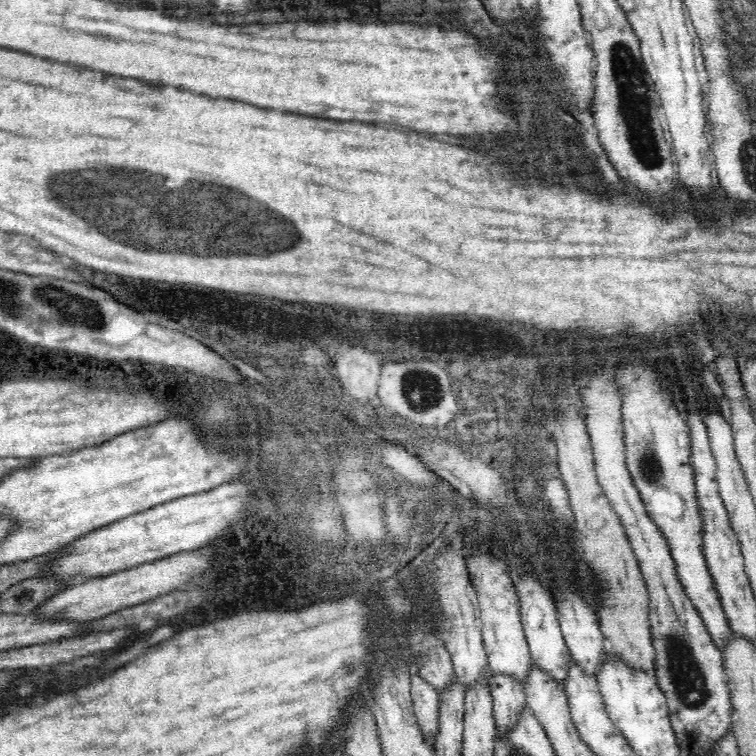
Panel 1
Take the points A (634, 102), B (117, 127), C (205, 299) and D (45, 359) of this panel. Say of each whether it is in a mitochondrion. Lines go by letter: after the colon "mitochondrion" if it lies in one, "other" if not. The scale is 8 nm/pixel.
A: mitochondrion
B: other
C: other
D: other

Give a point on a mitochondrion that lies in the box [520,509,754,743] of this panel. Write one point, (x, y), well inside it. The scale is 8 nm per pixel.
(686, 676)

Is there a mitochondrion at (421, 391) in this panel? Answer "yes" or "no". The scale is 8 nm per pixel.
yes

